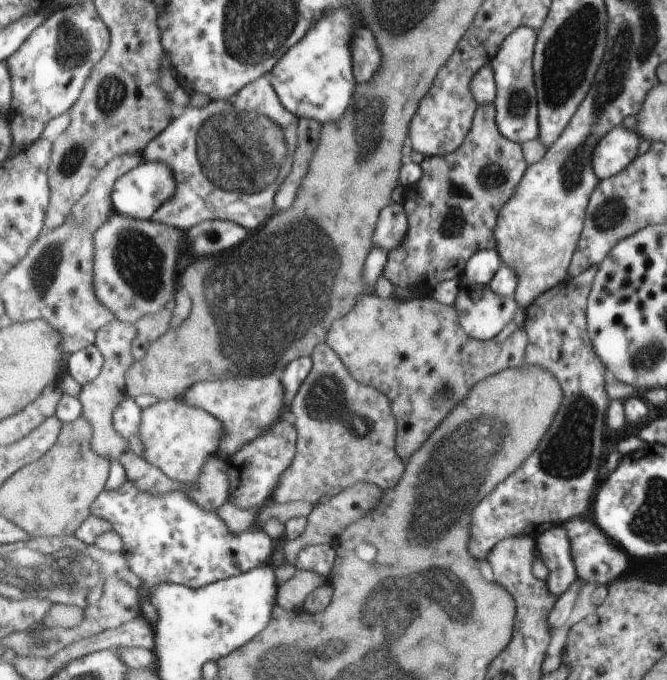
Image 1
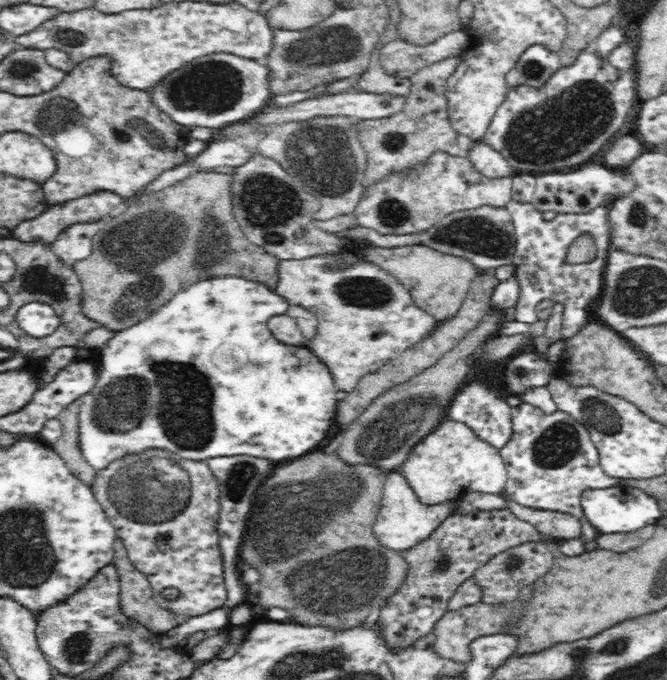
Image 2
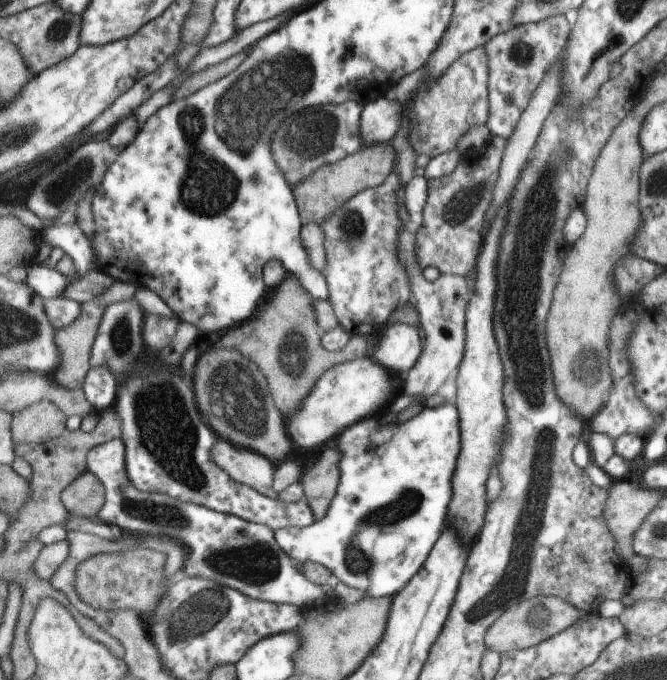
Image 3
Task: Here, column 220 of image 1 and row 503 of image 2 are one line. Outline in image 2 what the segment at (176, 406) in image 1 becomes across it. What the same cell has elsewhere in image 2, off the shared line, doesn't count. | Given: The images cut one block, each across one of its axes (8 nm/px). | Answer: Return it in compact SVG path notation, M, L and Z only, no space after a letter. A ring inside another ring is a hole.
M443 422L427 434L396 470L406 478L422 504L440 505L461 498L466 493L500 494L508 481L506 465L499 449L475 436L474 430L461 422Z

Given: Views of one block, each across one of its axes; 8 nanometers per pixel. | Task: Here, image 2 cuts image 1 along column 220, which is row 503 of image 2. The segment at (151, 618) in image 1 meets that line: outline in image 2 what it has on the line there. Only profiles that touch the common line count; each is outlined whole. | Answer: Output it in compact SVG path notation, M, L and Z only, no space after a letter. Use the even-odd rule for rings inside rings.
M521 402L512 408L511 421L510 442L499 449L508 477L504 493L522 506L553 510L577 518L581 524L580 536L558 541L557 547L566 556L584 553L584 544L594 541L600 532L585 517L580 496L585 490L610 488L617 486L618 482L602 470L599 452L590 438L589 430L570 414L558 409L548 414Z

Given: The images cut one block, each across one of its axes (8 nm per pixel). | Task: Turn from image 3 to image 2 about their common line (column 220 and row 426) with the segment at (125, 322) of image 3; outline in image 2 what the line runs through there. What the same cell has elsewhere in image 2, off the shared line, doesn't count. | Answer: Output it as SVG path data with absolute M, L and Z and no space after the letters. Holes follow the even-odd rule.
M474 380L468 386L464 386L460 394L456 393L451 398L446 418L468 425L470 429L474 430L475 436L486 441L488 445L501 449L506 446L507 442L510 442L512 434L511 410L512 408L498 396L496 388L488 386L486 382Z

